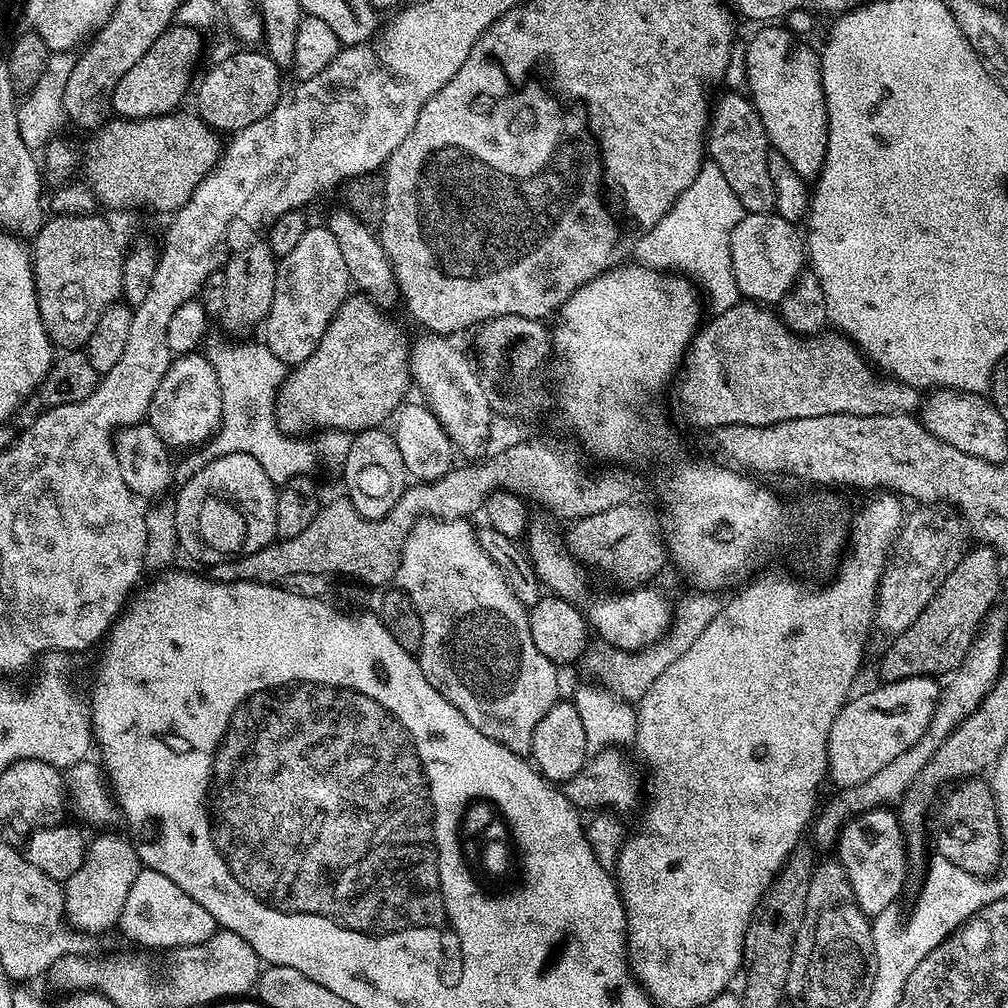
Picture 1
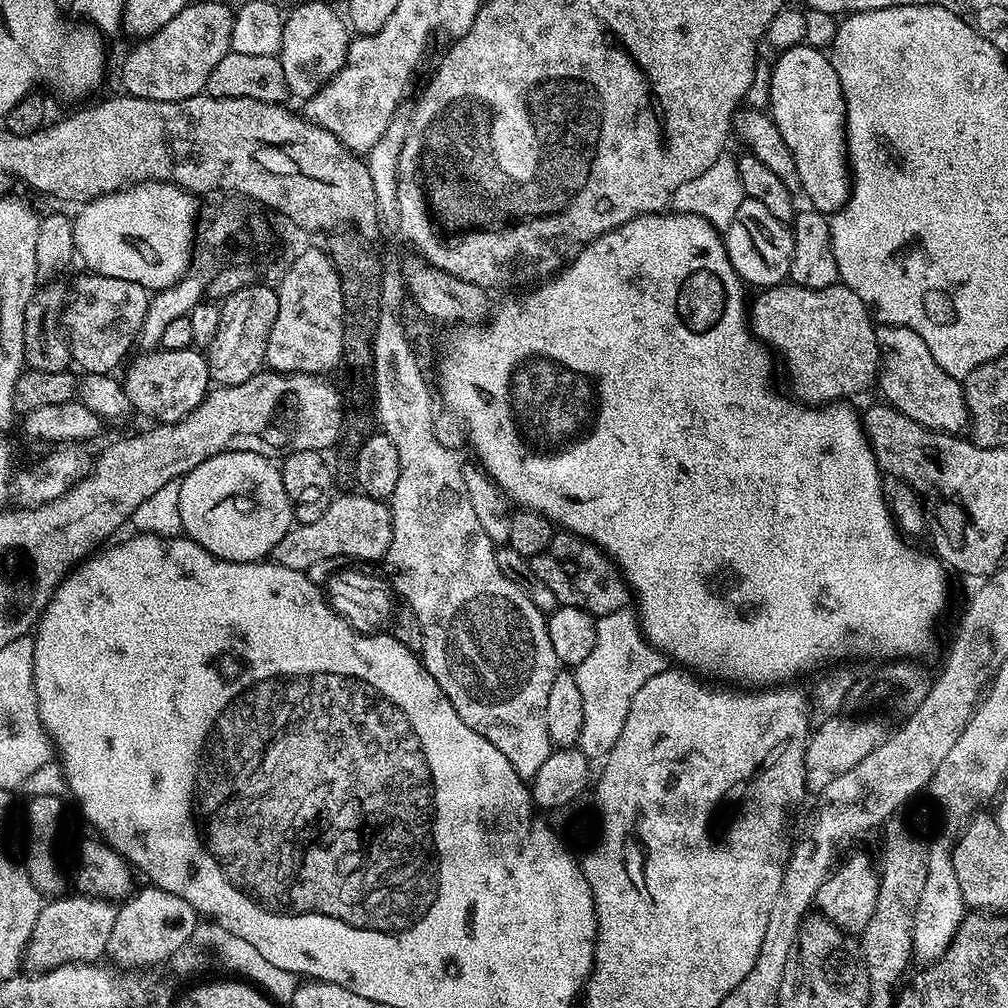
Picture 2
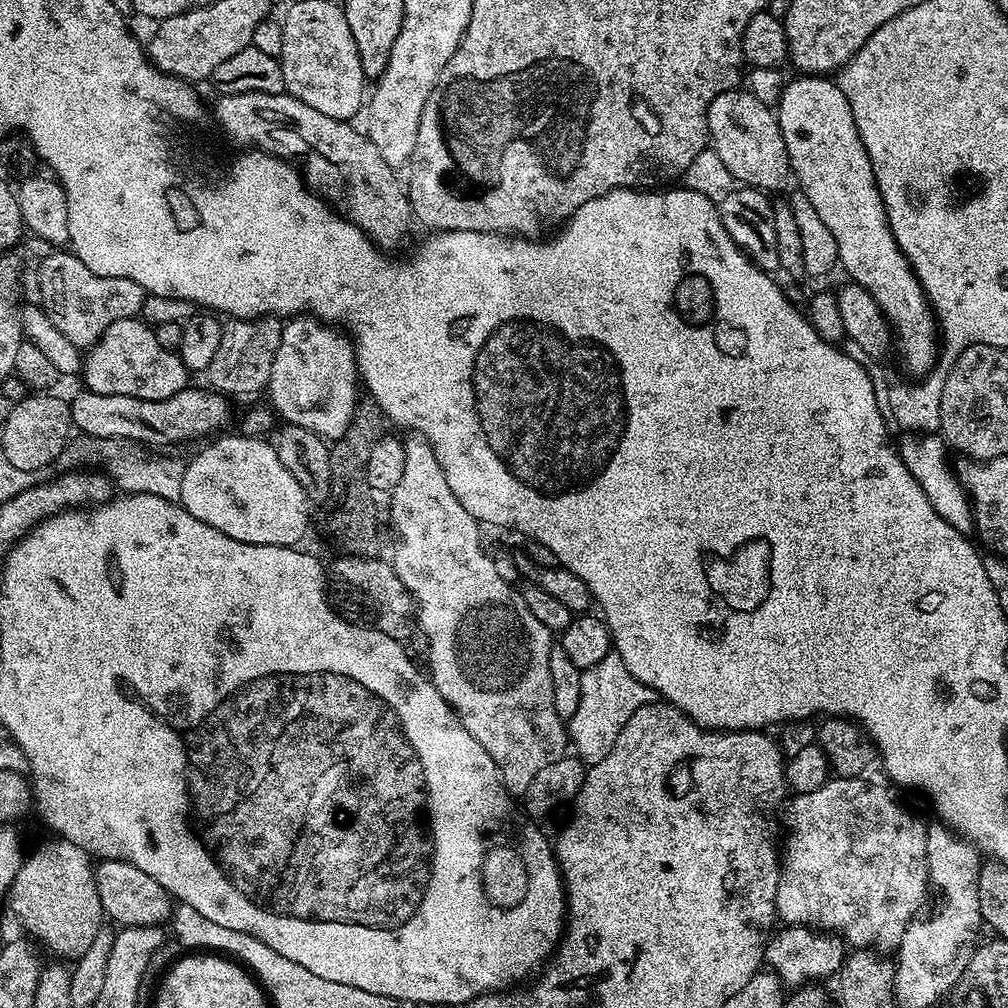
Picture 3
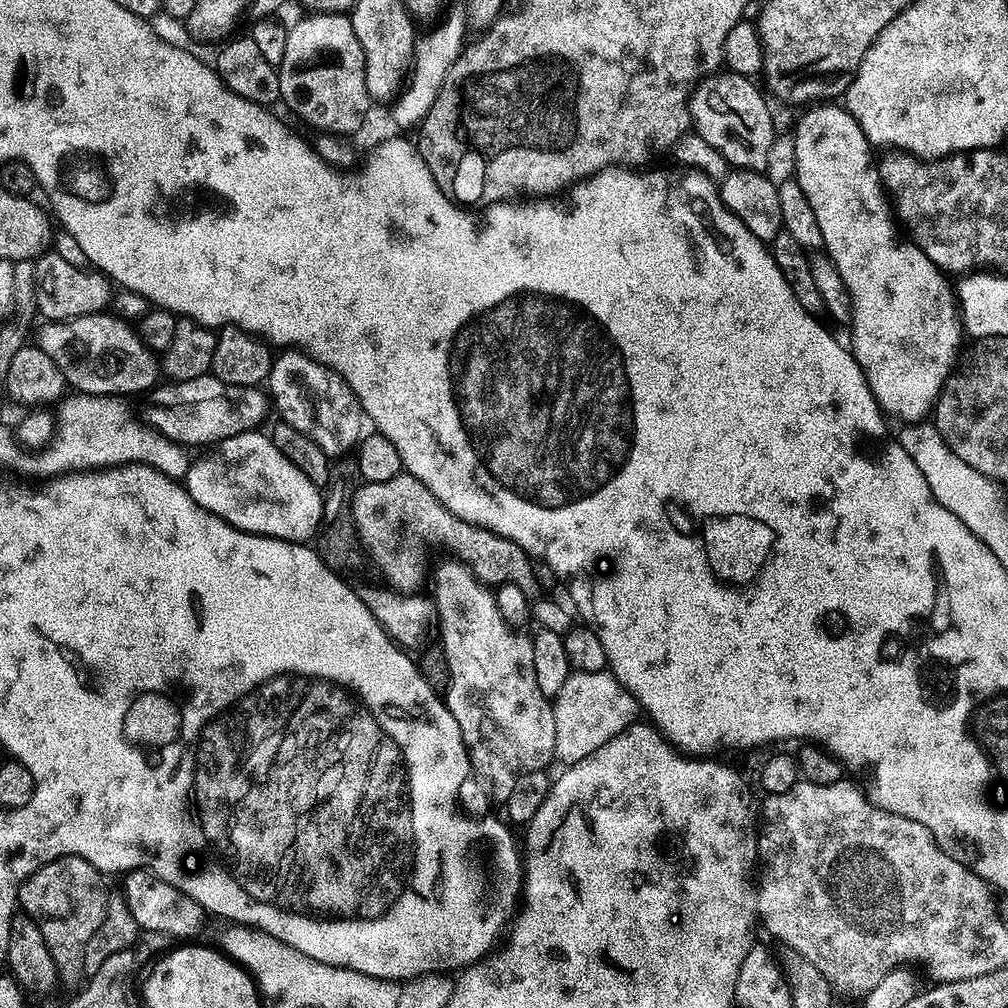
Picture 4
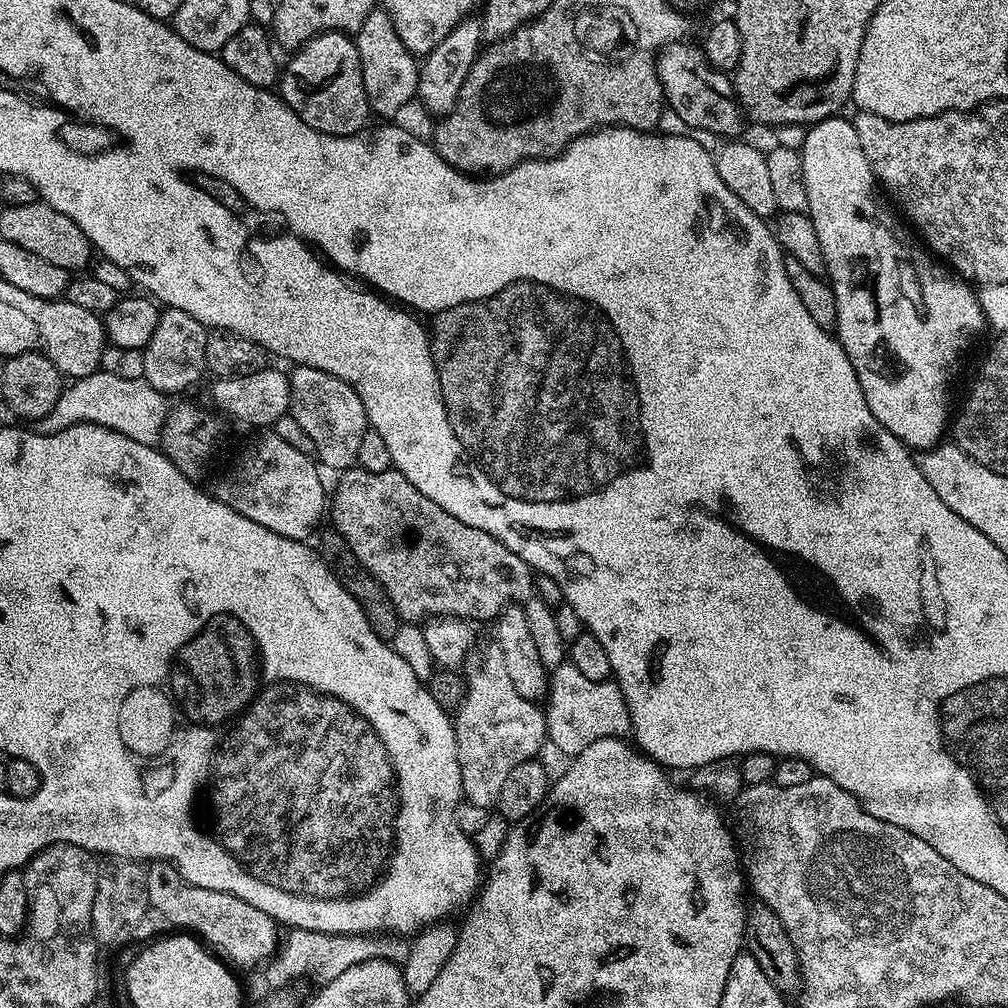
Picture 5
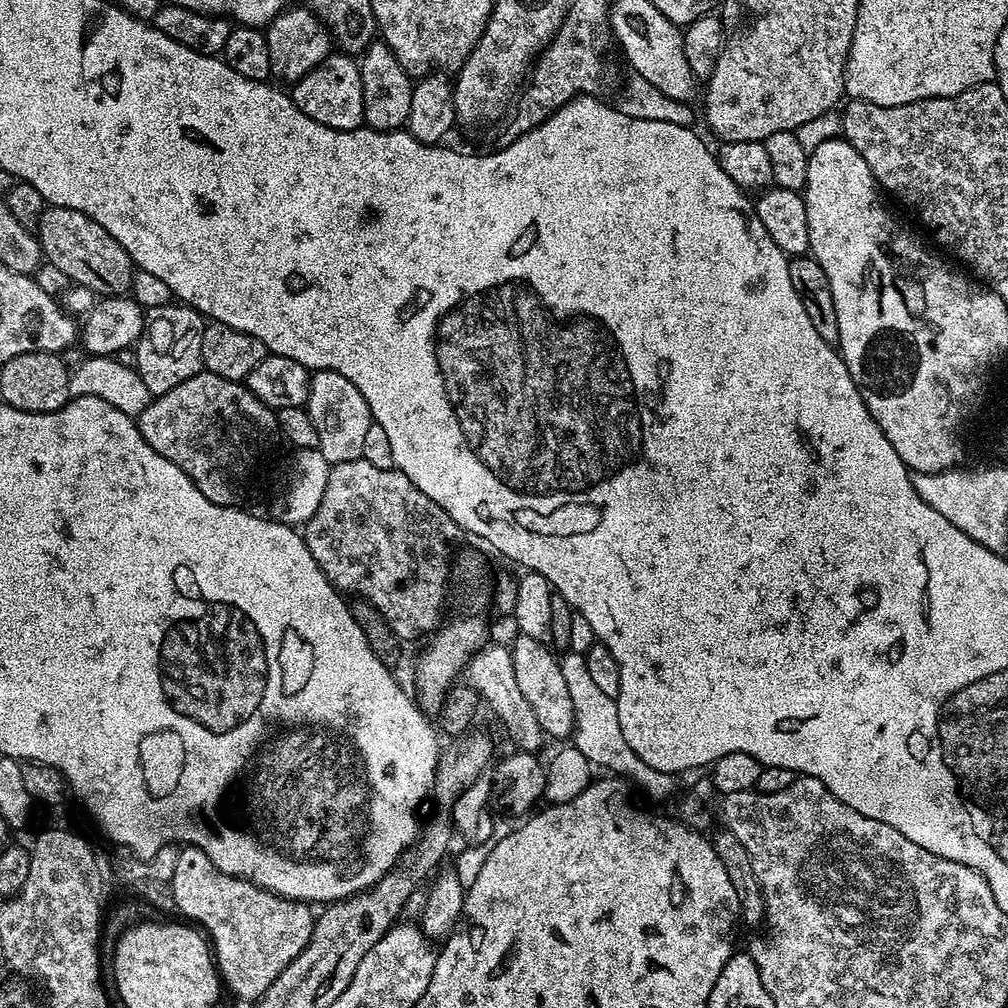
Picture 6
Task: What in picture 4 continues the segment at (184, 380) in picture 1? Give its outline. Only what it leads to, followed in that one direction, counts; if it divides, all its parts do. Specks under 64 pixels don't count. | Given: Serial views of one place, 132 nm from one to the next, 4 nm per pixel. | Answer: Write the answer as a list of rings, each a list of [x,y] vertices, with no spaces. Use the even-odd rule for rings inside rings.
[[[107,311],[95,312],[73,320],[50,320],[41,325],[35,343],[43,352],[50,354],[50,358],[54,358],[54,366],[62,370],[65,385],[69,389],[95,396],[132,398],[135,392],[144,394],[157,387],[161,379],[162,364],[157,353],[141,340],[139,331],[129,321],[121,320],[115,314],[109,314]]]

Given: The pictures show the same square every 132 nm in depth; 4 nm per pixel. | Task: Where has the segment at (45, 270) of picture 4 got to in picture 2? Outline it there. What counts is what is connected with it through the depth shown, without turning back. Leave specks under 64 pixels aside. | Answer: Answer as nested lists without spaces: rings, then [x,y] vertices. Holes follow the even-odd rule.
[[[87,275],[78,277],[76,285],[70,288],[62,323],[75,367],[80,367],[79,371],[84,374],[112,374],[120,363],[125,363],[124,355],[131,350],[132,344],[134,348],[137,343],[150,292],[138,286],[138,282],[126,282],[126,278]]]

